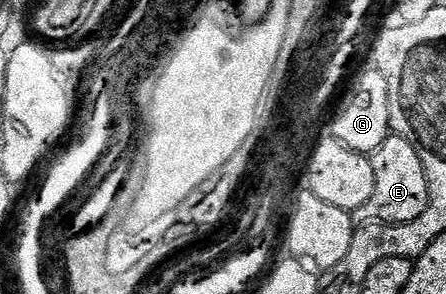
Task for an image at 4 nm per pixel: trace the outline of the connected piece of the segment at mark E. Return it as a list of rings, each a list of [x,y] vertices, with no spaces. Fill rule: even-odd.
[[[390,134],[389,139],[383,141],[383,145],[379,145],[379,149],[373,152],[371,158],[375,169],[375,193],[371,193],[371,201],[367,201],[367,205],[352,212],[354,224],[415,221],[415,217],[419,217],[419,213],[423,213],[423,209],[427,209],[429,204],[427,173],[423,169],[423,161],[419,161],[419,153],[415,149],[415,145],[401,135]]]

